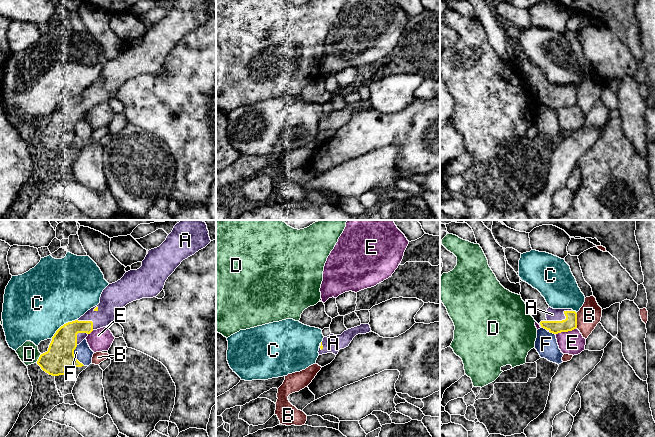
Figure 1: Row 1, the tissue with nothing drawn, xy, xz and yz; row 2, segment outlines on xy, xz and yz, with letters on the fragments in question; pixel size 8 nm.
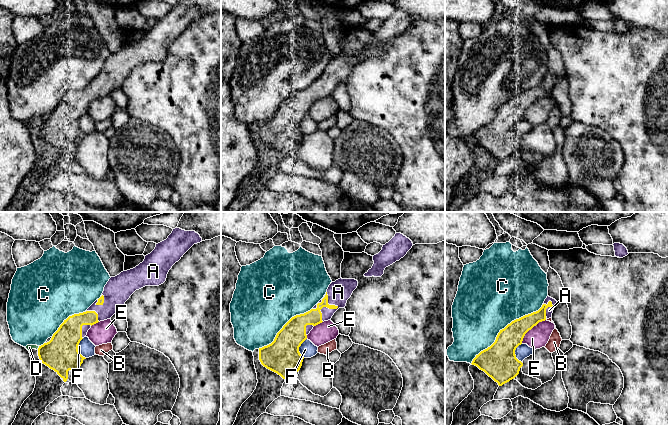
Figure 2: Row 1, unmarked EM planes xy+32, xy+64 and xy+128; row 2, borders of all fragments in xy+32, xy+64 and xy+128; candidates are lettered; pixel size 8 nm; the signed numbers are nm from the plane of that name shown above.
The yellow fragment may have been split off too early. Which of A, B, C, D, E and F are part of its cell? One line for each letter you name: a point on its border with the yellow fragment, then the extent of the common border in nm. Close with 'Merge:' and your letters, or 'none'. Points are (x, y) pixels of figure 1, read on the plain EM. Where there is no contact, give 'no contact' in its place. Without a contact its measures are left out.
A: contact yz (563, 96); length 220 nm
Merge: A

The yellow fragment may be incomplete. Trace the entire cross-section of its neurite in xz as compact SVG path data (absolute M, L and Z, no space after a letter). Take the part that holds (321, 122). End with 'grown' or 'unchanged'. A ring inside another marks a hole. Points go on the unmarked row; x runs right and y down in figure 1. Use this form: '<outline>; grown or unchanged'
M361 100L360 102L348 105L341 111L330 110L323 114L323 117L319 122L319 131L333 129L338 130L340 125L344 125L349 122L353 114L358 110L366 110L371 108L369 100Z; grown

